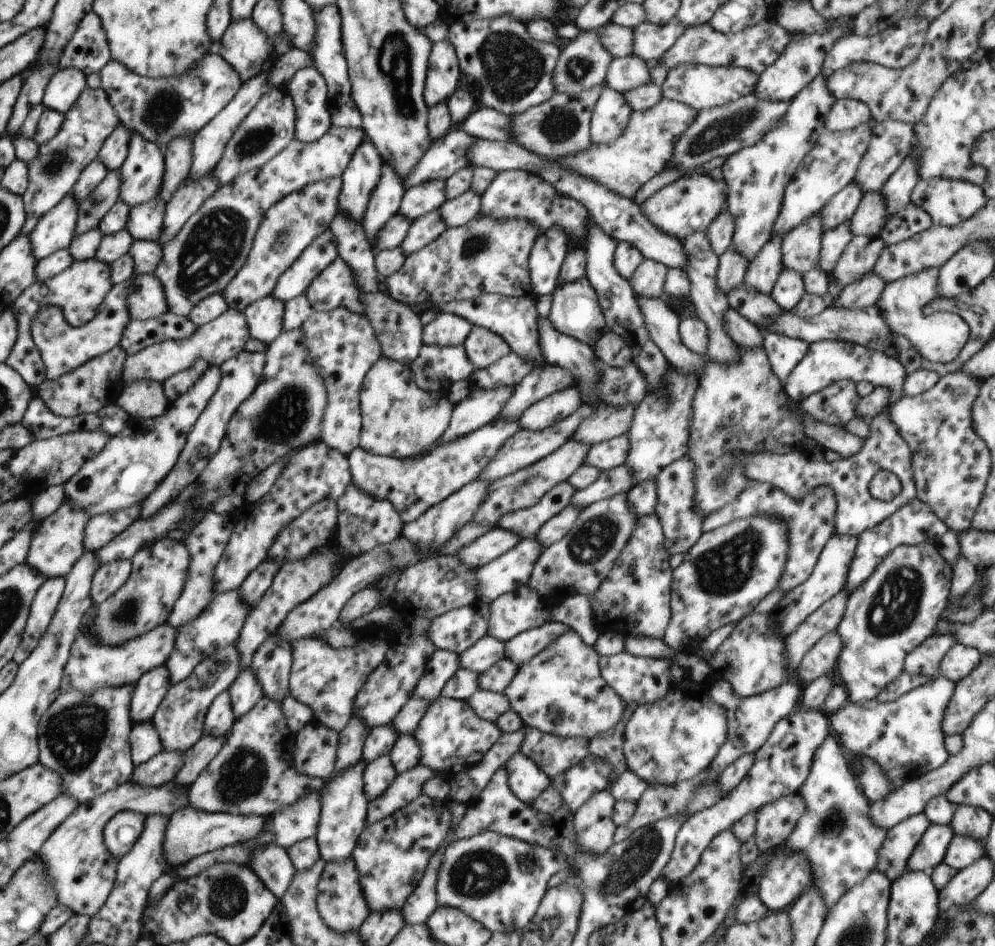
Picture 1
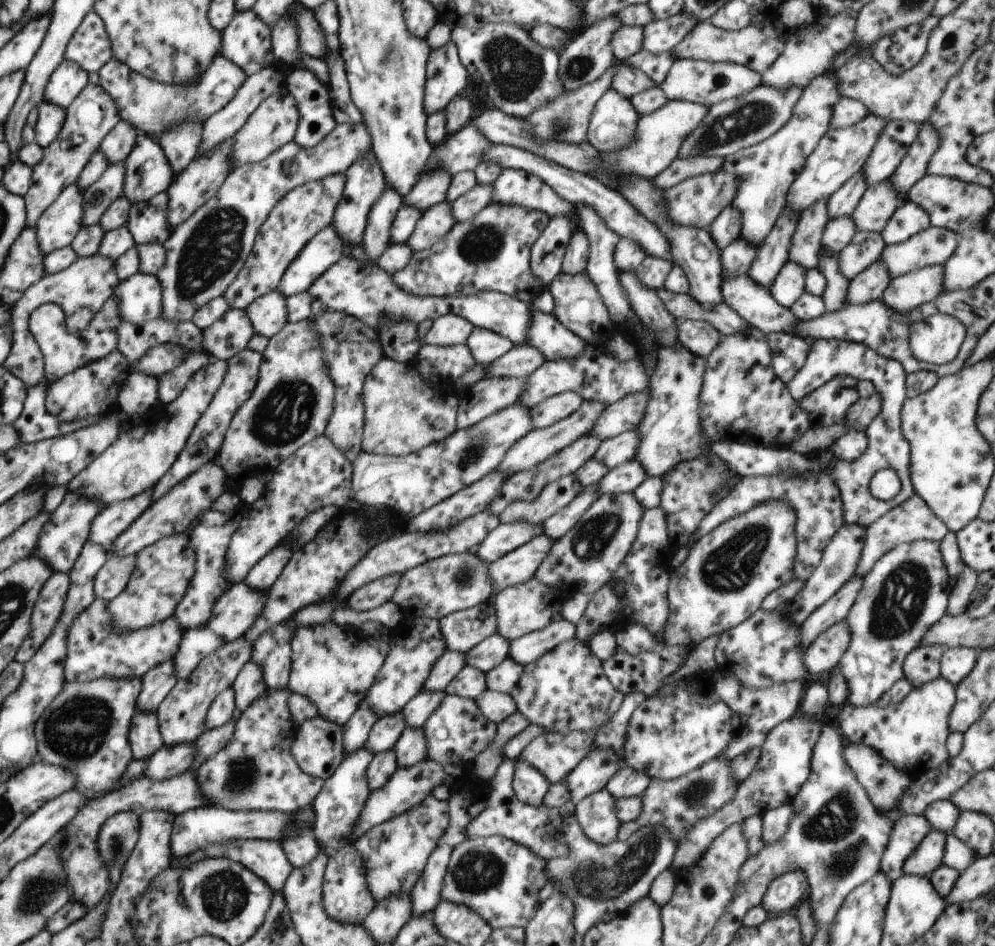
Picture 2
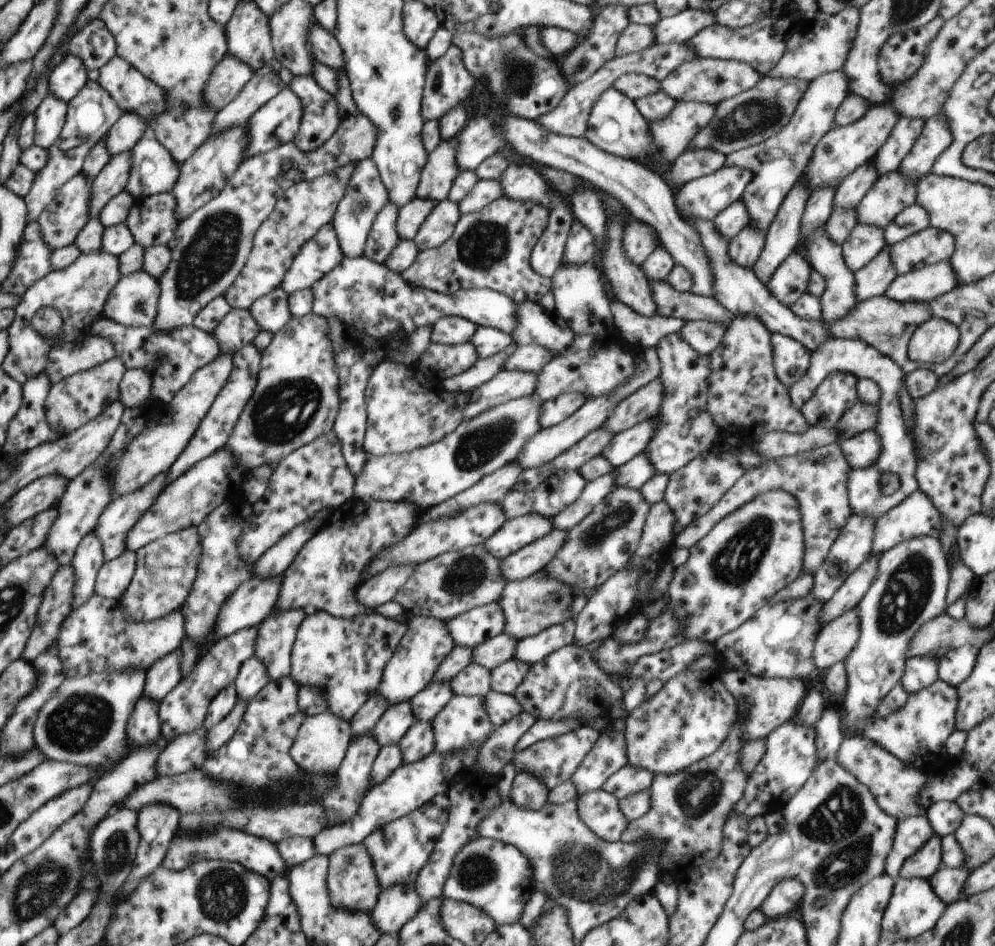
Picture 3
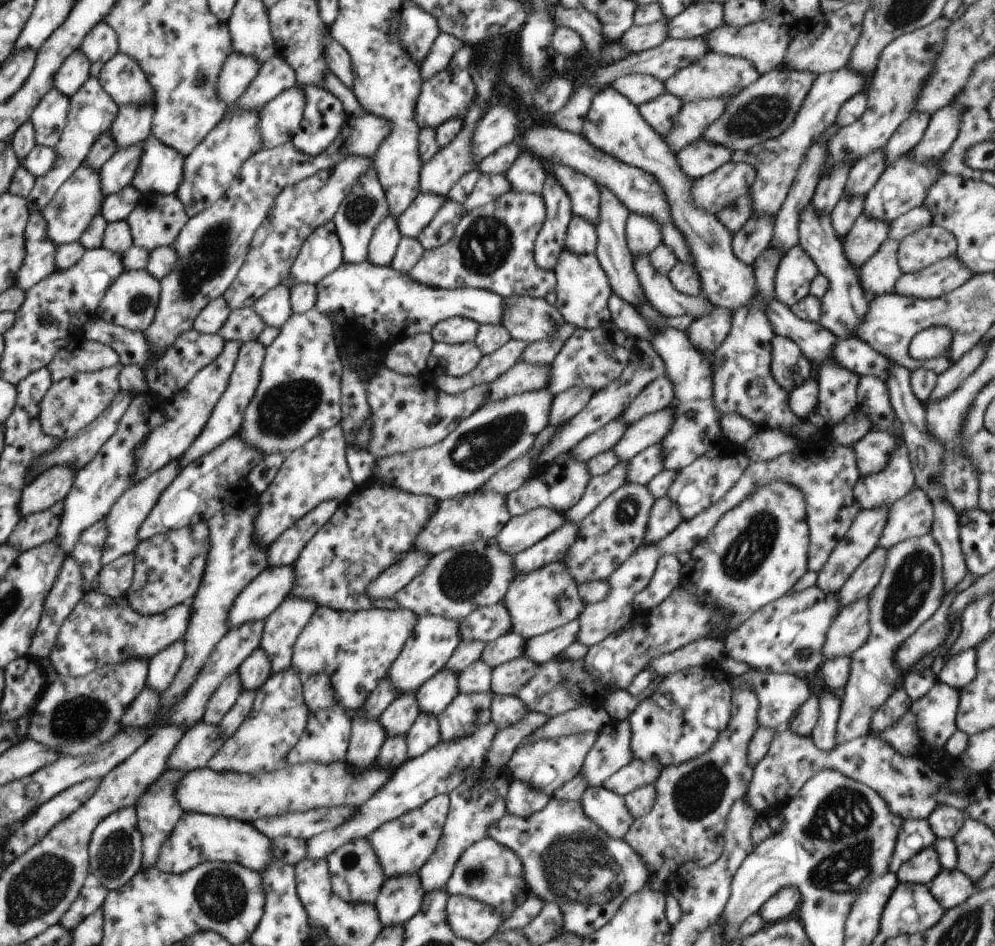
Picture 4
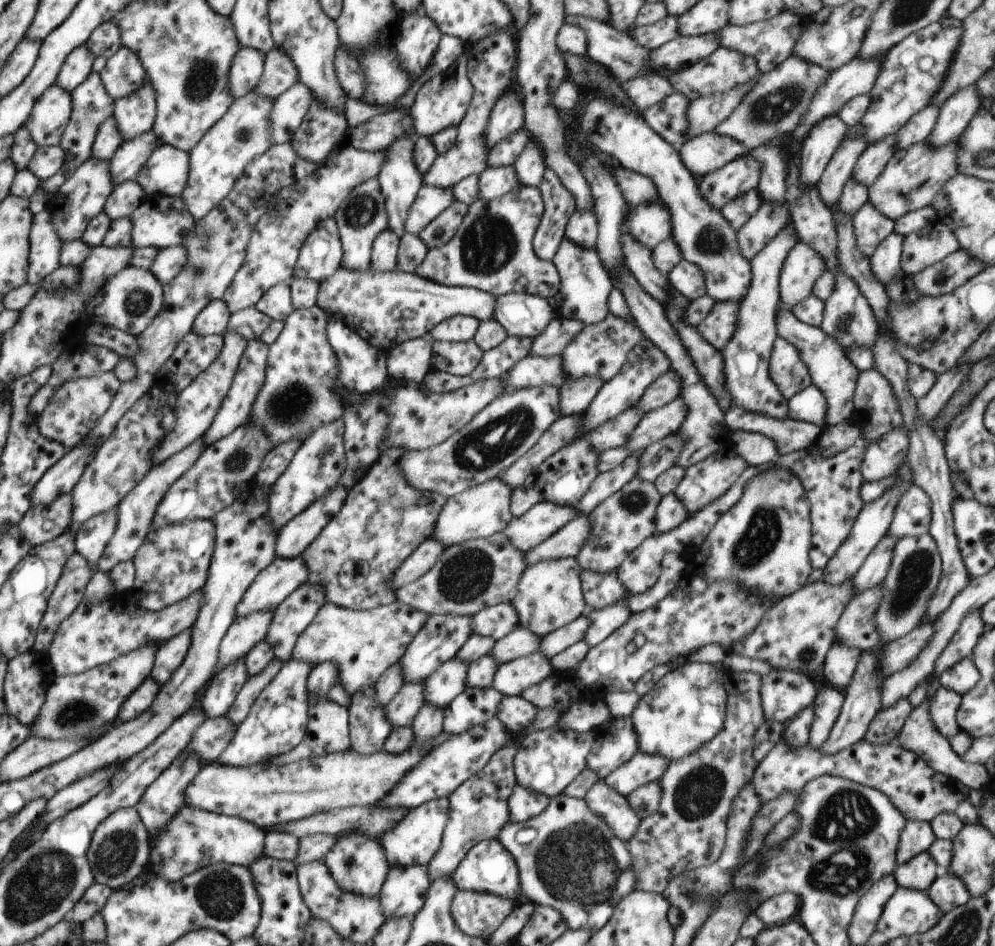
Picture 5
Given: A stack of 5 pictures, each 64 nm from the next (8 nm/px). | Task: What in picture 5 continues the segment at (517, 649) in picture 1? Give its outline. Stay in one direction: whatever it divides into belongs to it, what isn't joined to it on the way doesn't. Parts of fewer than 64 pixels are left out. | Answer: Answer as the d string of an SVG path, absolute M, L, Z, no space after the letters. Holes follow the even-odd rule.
M582 614L576 620L570 622L570 624L562 626L562 628L558 628L558 630L546 636L542 636L537 652L544 654L550 660L556 654L576 644L576 642L584 640L584 634L586 634L589 626L588 616Z

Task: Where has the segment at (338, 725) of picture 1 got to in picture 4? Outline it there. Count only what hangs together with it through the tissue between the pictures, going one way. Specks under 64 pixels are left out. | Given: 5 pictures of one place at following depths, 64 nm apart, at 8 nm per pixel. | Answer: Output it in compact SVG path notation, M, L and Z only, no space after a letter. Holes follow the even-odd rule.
M319 606L304 630L296 639L291 666L301 673L302 679L316 672L326 672L336 692L336 702L352 715L378 686L402 647L410 638L419 617L404 608L386 610L371 608L354 612L336 611Z

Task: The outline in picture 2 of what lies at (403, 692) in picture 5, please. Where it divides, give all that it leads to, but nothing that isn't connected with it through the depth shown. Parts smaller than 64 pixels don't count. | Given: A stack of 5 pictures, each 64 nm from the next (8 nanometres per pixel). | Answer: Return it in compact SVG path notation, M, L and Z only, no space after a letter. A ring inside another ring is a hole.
M402 710L390 714L390 716L379 718L366 739L366 750L374 755L378 752L384 752L384 750L390 750L398 742L398 738L402 736L404 730L406 730L406 722L402 716Z

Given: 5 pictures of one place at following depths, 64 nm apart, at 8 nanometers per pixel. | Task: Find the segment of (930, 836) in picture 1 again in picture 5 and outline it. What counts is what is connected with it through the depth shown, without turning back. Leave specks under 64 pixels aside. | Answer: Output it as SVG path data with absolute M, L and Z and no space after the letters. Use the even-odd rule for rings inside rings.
M928 851L917 854L914 858L899 864L893 872L894 880L900 888L926 892L934 879L939 875L938 866Z

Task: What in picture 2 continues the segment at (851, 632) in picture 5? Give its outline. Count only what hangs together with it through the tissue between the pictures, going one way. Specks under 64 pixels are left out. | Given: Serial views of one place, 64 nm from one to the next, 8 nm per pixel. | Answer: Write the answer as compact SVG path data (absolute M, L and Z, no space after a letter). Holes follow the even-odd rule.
M840 620L824 630L806 650L804 666L810 675L832 671L850 644L850 632L846 620Z

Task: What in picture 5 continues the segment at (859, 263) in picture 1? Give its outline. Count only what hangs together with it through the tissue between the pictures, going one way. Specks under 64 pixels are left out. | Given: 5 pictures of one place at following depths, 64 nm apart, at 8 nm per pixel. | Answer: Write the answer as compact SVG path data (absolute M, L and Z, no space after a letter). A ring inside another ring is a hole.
M866 200L866 204L862 204L853 214L853 226L858 250L871 257L878 244L894 231L895 221L880 214L876 206Z

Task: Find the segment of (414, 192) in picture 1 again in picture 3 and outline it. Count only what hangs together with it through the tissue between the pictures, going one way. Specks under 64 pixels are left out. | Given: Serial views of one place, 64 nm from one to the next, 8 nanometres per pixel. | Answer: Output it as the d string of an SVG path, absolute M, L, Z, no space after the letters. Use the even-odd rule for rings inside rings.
M458 138L441 141L438 148L428 155L416 190L417 198L428 198L434 202L448 199L449 190L460 174L460 168L456 166L458 148Z

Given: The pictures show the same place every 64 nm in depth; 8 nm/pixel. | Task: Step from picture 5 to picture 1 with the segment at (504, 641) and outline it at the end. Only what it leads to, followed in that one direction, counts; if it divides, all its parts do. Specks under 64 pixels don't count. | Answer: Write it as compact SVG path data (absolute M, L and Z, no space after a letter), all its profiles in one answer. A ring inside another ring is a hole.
M494 636L482 637L474 646L464 650L458 655L460 667L466 670L472 670L478 675L492 668L496 662L504 659L504 641L494 638Z

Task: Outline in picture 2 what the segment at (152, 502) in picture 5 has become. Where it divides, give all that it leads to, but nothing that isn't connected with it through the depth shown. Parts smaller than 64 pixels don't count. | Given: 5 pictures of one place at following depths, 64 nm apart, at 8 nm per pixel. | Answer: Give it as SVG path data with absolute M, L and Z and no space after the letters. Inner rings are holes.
M152 488L138 496L126 498L116 504L108 504L92 521L91 534L87 538L109 551L120 536L152 504Z

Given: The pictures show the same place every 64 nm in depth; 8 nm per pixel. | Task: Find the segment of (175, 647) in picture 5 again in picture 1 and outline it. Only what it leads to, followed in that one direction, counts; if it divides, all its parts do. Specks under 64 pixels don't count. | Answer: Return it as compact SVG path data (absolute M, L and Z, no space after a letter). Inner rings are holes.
M158 666L146 672L135 684L136 690L132 693L131 720L134 724L148 722L172 686L170 674L166 666Z

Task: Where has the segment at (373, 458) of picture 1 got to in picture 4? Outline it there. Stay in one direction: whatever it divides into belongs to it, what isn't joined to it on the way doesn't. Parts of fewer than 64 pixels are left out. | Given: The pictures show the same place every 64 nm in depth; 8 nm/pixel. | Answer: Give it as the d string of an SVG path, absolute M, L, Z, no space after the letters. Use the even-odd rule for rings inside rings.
M547 387L488 401L470 418L460 422L442 442L377 459L371 478L402 492L426 494L440 501L473 492L486 484L498 470L530 450L538 434L550 424L552 402L554 396Z

